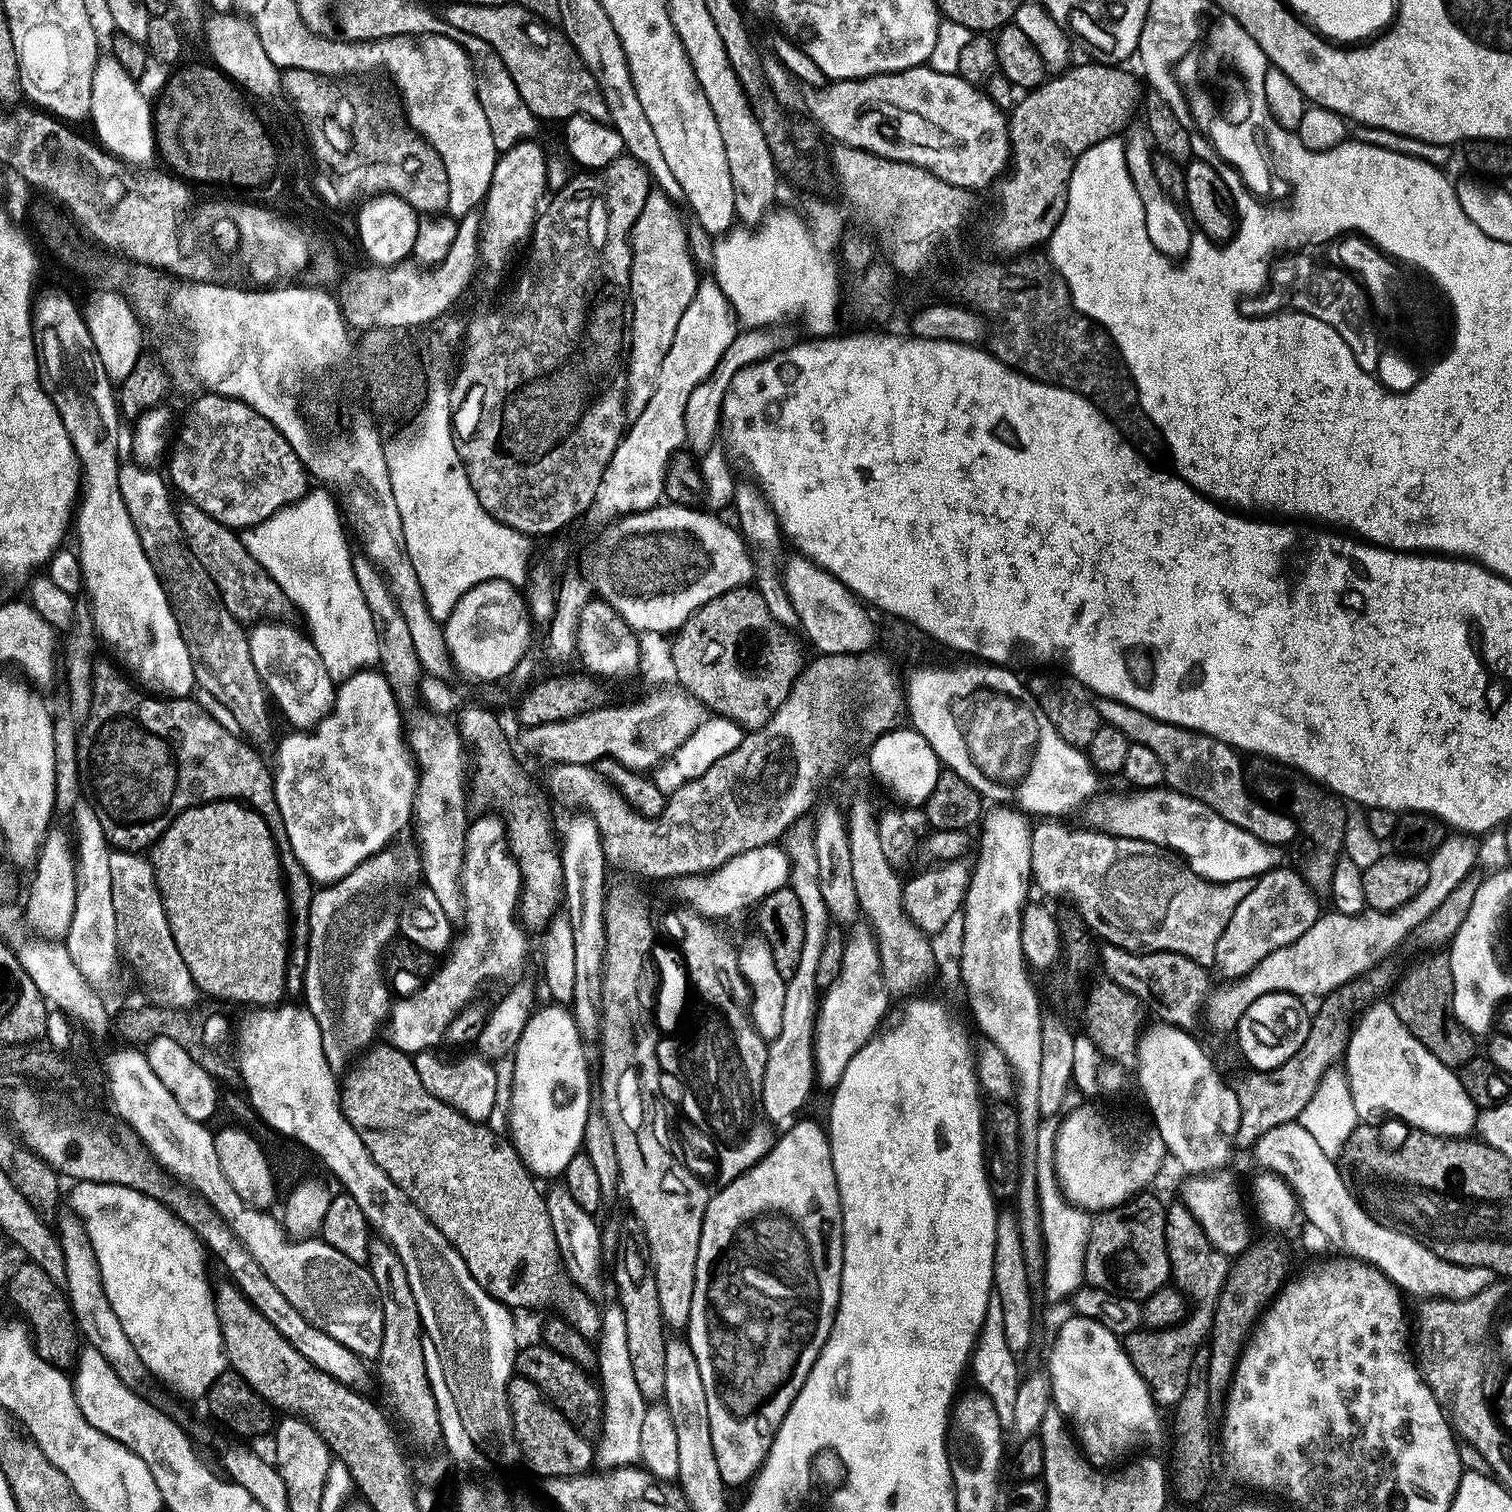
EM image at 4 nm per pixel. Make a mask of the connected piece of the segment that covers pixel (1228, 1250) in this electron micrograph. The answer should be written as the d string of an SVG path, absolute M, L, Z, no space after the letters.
M1228 1170L1209 1172L1207 1174L1192 1174L1187 1177L1188 1181L1181 1190L1179 1199L1188 1207L1190 1214L1202 1226L1206 1238L1219 1252L1223 1252L1229 1258L1235 1258L1241 1252L1245 1252L1248 1245L1253 1243L1252 1224L1248 1221L1248 1212L1244 1209L1246 1196L1240 1193L1234 1177Z

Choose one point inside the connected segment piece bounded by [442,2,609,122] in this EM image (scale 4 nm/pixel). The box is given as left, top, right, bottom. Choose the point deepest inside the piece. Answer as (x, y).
(554, 82)

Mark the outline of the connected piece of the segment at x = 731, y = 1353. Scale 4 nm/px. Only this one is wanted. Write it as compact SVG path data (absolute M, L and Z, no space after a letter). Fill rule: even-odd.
M797 1119L795 1123L787 1129L788 1132L784 1137L777 1139L772 1145L772 1149L765 1154L761 1160L756 1163L753 1168L747 1168L741 1176L727 1181L723 1185L724 1189L720 1193L713 1195L709 1199L706 1206L706 1214L702 1222L702 1238L698 1242L698 1266L696 1267L696 1277L694 1278L694 1302L690 1302L690 1318L686 1329L686 1341L693 1350L694 1358L697 1359L699 1373L702 1376L702 1385L705 1386L707 1409L710 1416L710 1438L713 1439L714 1458L717 1460L718 1470L725 1485L732 1484L747 1485L756 1472L760 1469L768 1456L768 1448L772 1444L772 1440L776 1436L777 1430L780 1429L780 1423L786 1418L786 1414L790 1410L790 1406L794 1402L794 1398L798 1398L798 1394L802 1390L802 1386L806 1382L806 1378L810 1374L810 1370L814 1366L814 1362L818 1358L818 1354L822 1350L822 1346L826 1346L830 1330L834 1326L834 1318L836 1317L836 1307L840 1301L840 1287L842 1286L842 1262L844 1261L844 1223L842 1222L842 1210L840 1209L840 1191L838 1190L838 1182L834 1174L834 1162L832 1161L832 1145L828 1143L828 1133L823 1127L820 1128L812 1120Z

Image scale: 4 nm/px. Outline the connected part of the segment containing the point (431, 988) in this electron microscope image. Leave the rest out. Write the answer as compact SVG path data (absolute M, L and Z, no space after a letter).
M484 816L481 820L473 819L468 826L468 835L465 838L464 866L461 872L464 889L464 904L466 923L462 930L464 933L455 937L444 965L437 967L427 977L426 982L413 996L405 1000L397 999L393 1003L386 1021L386 1036L393 1048L409 1054L427 1052L437 1047L436 1043L445 1039L451 1020L464 1008L476 1000L476 991L487 980L515 981L524 972L524 963L528 960L528 936L523 924L518 919L518 905L522 893L522 879L520 876L520 863L512 855L506 835L506 824L503 819L496 816Z

